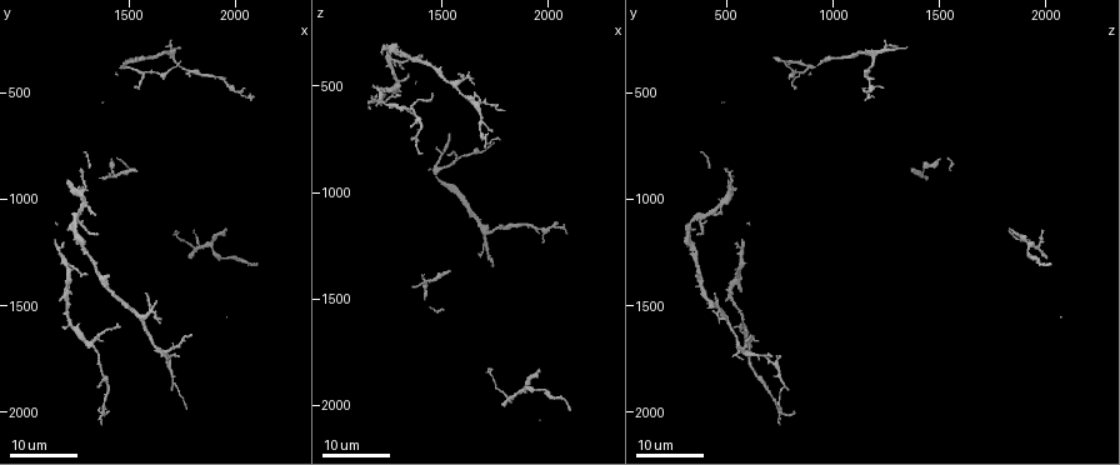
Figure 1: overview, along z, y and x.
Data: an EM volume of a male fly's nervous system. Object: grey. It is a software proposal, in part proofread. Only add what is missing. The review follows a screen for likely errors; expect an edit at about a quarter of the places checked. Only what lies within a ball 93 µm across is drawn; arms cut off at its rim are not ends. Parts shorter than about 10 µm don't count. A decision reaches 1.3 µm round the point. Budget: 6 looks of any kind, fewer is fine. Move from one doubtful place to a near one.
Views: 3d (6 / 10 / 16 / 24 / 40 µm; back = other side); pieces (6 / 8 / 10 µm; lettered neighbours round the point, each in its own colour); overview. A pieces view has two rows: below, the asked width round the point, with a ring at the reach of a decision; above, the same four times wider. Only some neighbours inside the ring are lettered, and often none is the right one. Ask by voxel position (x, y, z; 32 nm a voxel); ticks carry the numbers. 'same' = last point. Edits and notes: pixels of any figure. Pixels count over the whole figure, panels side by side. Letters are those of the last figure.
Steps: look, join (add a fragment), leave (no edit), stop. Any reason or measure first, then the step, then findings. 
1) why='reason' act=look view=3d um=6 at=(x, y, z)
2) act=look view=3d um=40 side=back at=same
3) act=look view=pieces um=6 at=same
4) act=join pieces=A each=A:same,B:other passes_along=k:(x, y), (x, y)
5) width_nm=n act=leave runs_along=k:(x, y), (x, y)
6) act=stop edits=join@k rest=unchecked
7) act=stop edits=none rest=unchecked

why='branch stops here' act=look view=3d um=24 at=(1390, 1660, 650)

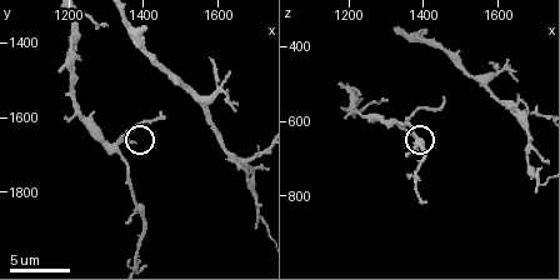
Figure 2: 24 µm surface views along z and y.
act=look view=pieces um=8 at=same

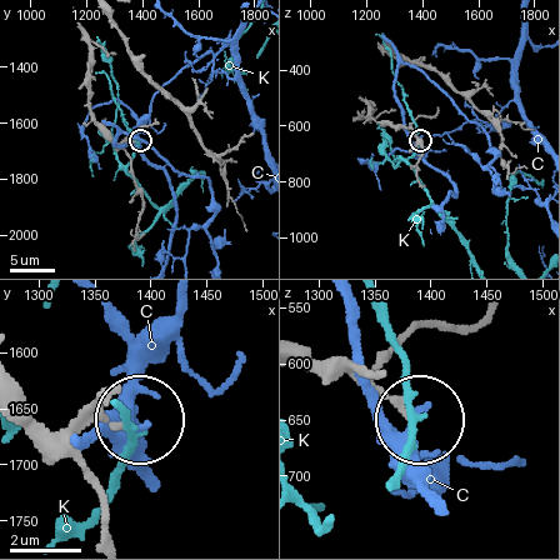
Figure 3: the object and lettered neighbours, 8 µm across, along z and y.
act=leave each=C:other,K:other found='none of them fits'

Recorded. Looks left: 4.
why='thin end' act=look view=3d um=24 at=(1950, 1150, 1850)

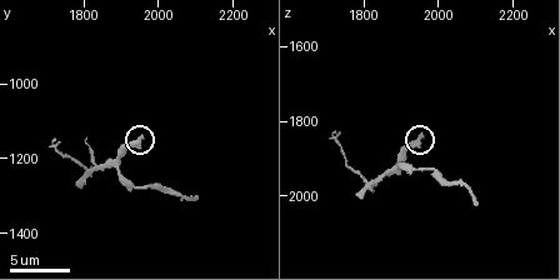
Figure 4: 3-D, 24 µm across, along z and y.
act=look view=pieces um=6 at=(1950, 1150, 1840)

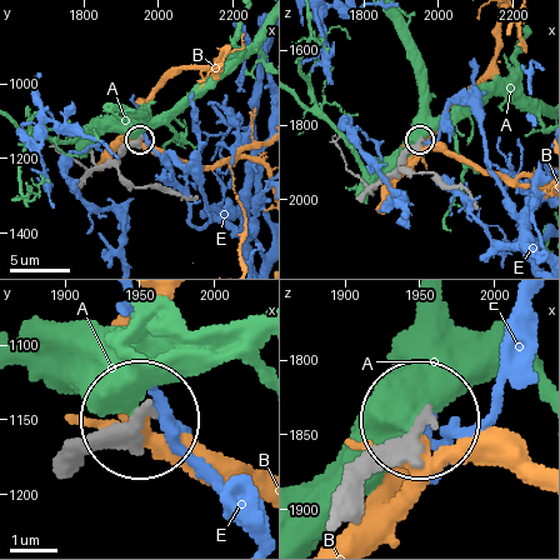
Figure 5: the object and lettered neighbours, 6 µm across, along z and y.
act=leave each=A:other,B:other,E:other found='no lettered fragment goes on from it'

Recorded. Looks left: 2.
why='branch stops here' act=look view=3d um=24 at=(1360, 1160, 370)

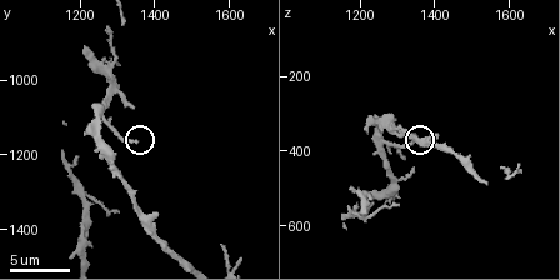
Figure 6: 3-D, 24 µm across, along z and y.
why='what lies round it' act=look view=pieces um=10 at=same

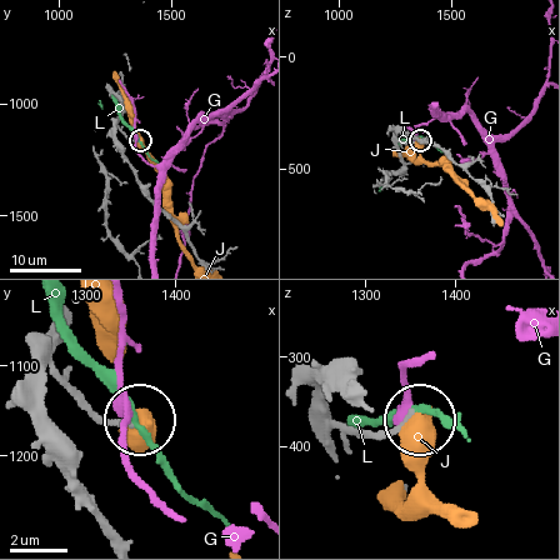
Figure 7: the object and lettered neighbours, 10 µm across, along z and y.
act=leave each=G:other,J:other,L:other found='none of them fits'

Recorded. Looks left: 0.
act=stop edits=none rest=unchecked

